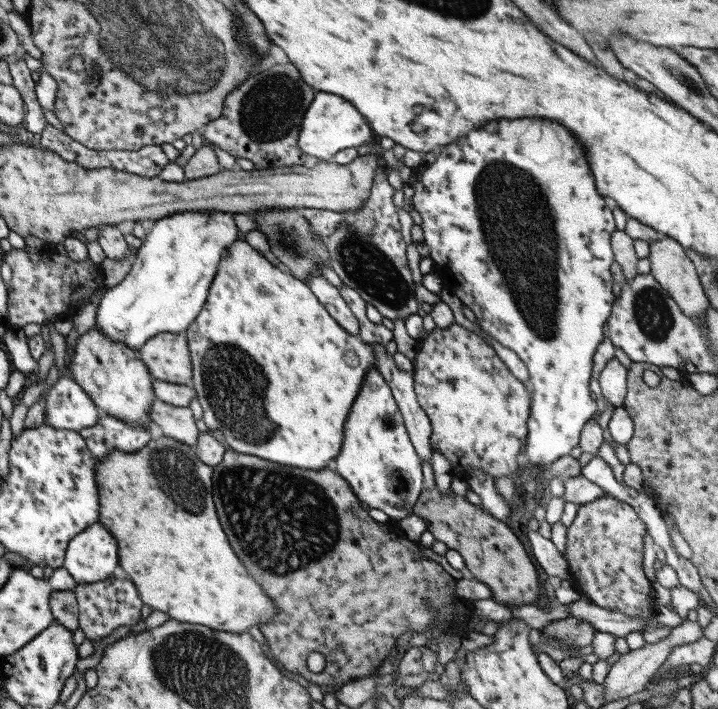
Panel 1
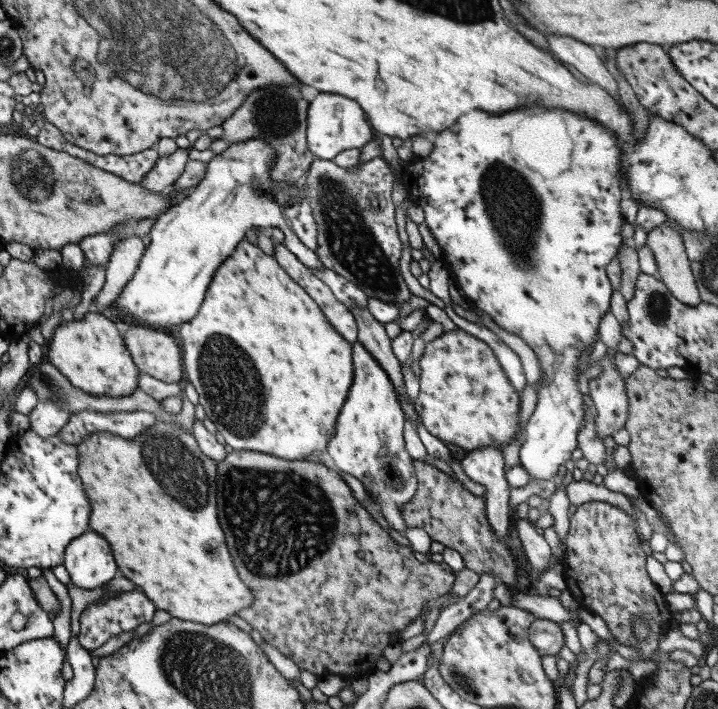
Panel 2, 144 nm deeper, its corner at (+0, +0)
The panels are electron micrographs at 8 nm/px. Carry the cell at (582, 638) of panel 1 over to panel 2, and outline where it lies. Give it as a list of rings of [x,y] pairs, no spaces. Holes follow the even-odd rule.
[[[529,618],[527,622],[531,624],[529,640],[535,646],[535,650],[539,652],[539,656],[545,656],[545,654],[555,656],[565,646],[565,638],[563,638],[563,632],[557,622],[545,620],[545,618],[541,618],[541,620]]]

